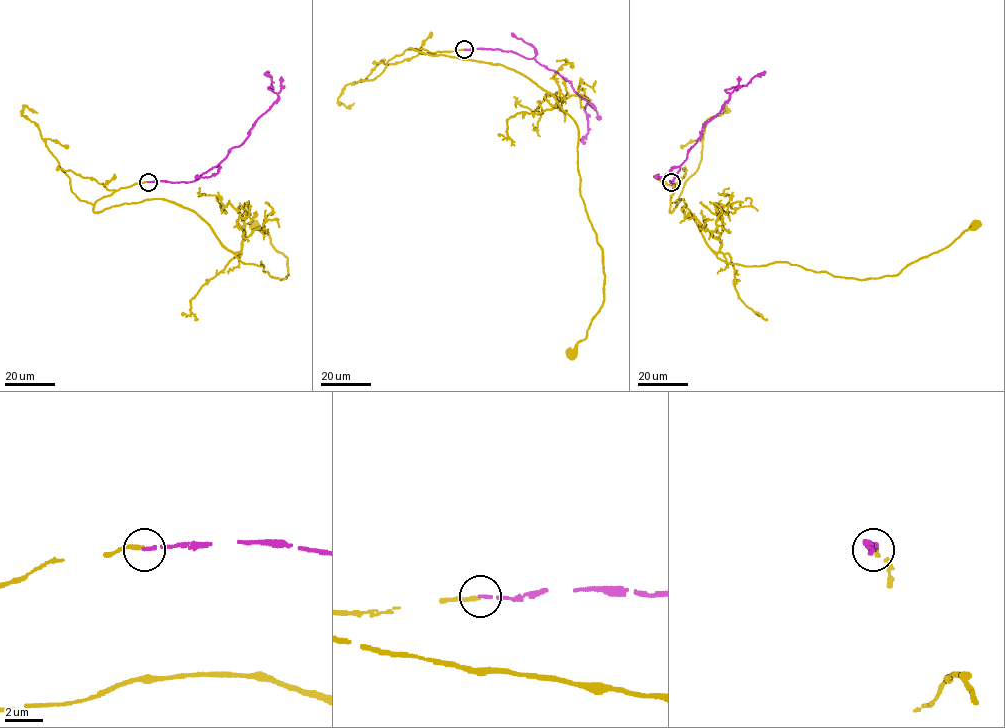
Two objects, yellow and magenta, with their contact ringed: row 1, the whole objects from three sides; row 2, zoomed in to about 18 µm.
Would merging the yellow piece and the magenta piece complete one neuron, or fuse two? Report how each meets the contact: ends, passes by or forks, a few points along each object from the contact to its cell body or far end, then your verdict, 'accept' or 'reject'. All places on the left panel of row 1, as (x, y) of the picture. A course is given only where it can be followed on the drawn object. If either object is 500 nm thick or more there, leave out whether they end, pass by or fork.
yellow ends | magenta ends | yellow via (148, 181), (115, 190), (93, 210), (175, 203), (242, 262), (285, 278), (287, 258), (255, 226) | magenta via (148, 182), (196, 180), (239, 146), (277, 100), (278, 95), (268, 88), (272, 77), (268, 71) | accept

